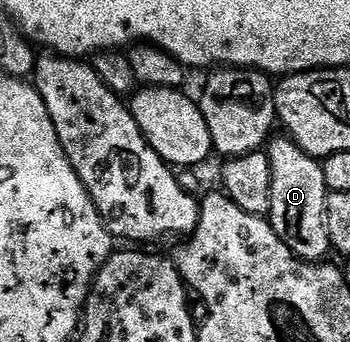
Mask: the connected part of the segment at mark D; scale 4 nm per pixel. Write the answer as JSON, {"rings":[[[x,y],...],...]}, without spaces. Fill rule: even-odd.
{"rings":[[[287,136],[273,137],[267,143],[266,153],[270,160],[272,179],[270,180],[270,208],[267,217],[272,223],[274,232],[290,248],[294,256],[304,262],[323,263],[330,254],[332,245],[326,232],[324,213],[326,200],[330,193],[326,176],[322,176],[322,165],[311,158],[305,150]]]}

